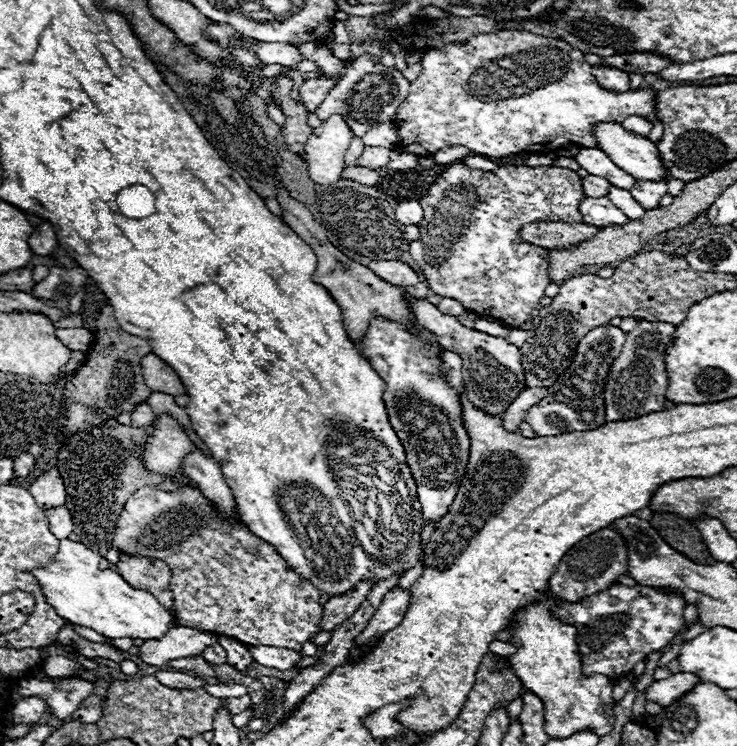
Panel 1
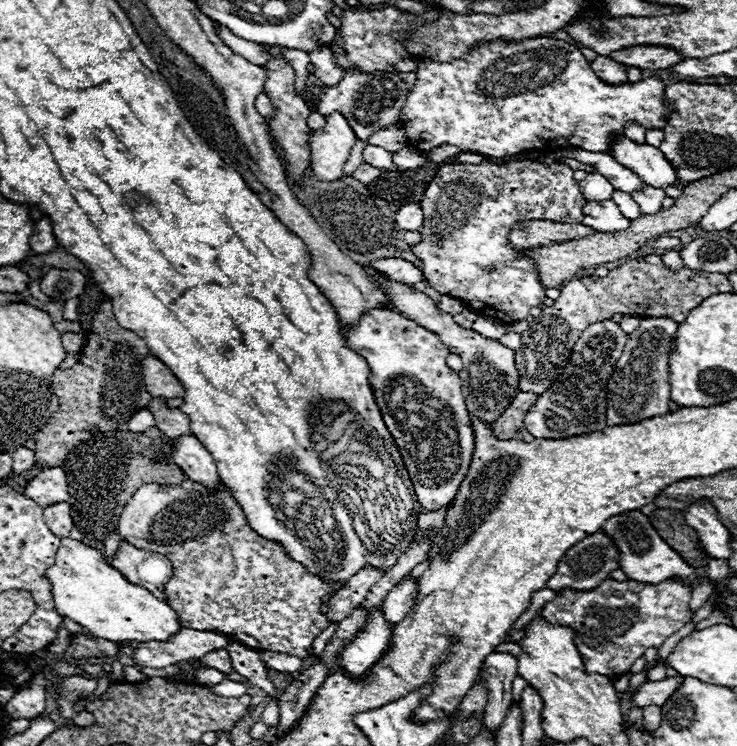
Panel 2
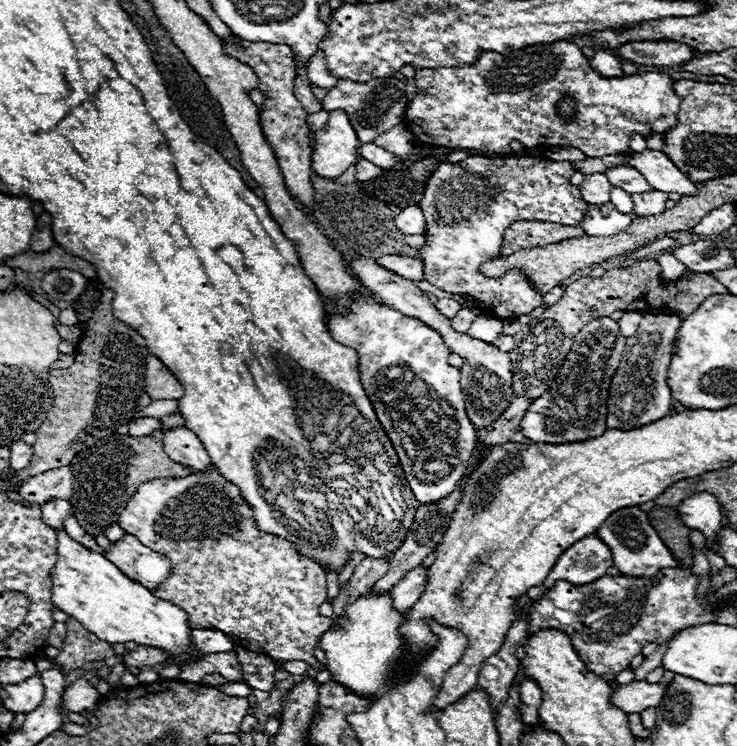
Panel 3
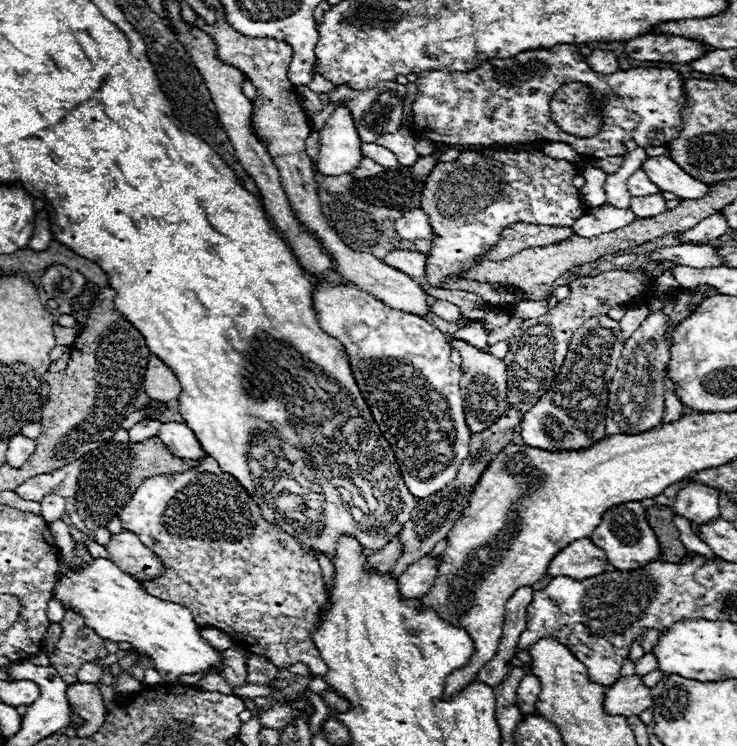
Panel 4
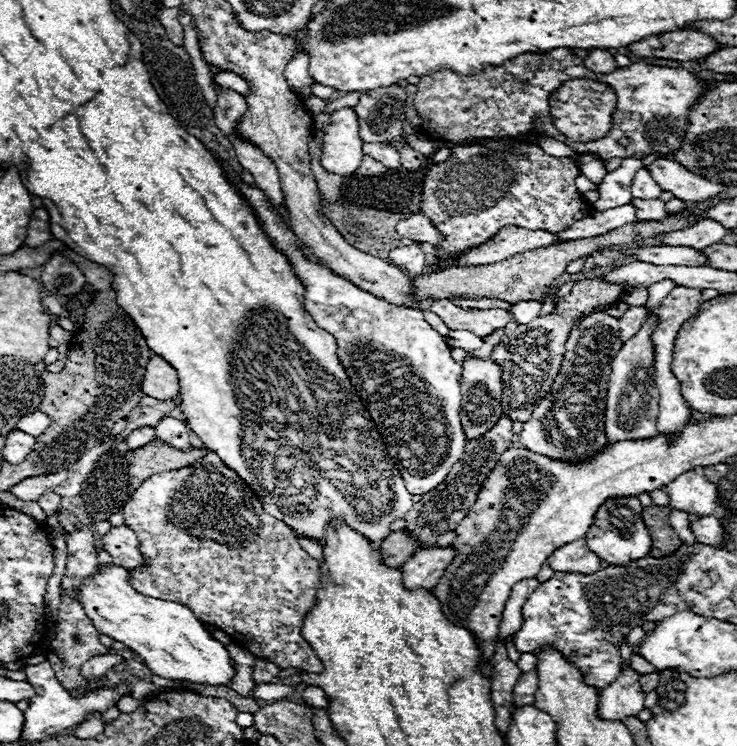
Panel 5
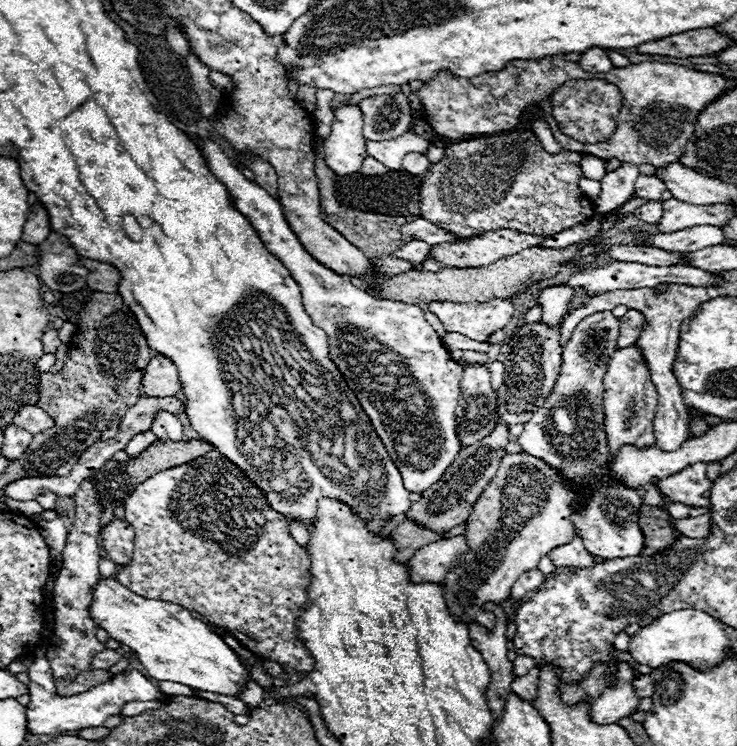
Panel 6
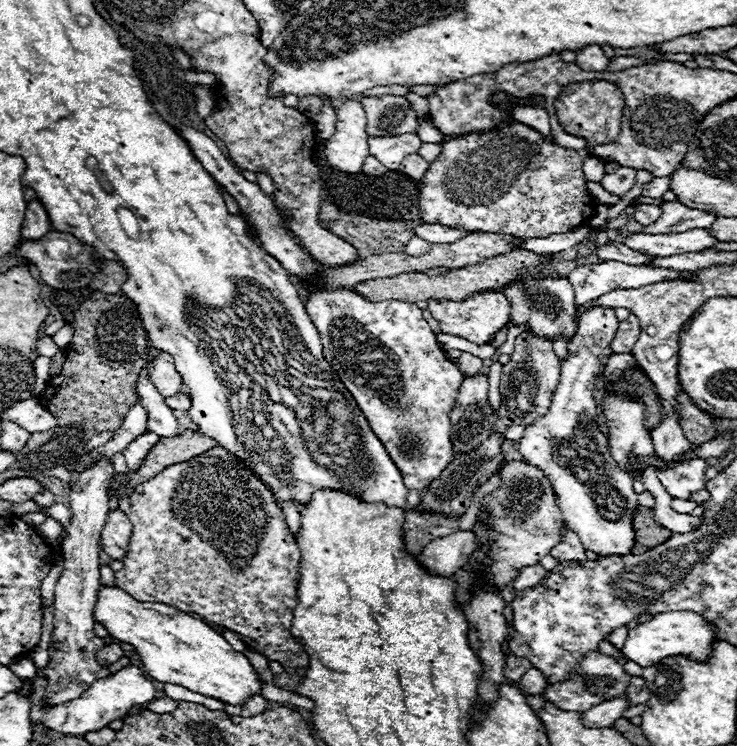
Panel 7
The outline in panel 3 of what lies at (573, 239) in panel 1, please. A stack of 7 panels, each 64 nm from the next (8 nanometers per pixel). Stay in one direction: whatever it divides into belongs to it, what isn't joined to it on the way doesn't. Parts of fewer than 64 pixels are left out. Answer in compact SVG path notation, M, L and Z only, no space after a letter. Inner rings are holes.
M514 222L506 228L500 256L510 256L524 248L536 248L546 244L556 244L568 238L582 236L582 230L578 226L560 226L560 224L542 224L542 222Z

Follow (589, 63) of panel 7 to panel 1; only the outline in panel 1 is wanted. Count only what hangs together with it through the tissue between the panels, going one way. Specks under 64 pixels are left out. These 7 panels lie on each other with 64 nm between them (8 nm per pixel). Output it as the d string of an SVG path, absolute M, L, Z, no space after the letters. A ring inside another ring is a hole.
M596 64L596 66L592 66L592 74L602 88L608 88L608 90L628 90L630 88L628 74L618 68Z

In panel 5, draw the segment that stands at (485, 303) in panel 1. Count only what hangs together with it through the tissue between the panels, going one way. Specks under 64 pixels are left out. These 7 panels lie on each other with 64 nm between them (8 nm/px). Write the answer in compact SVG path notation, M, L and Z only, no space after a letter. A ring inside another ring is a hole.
M490 138L468 146L450 148L450 158L440 164L432 164L424 176L420 210L446 234L446 242L438 246L438 260L442 268L452 266L452 258L470 246L486 242L504 226L520 226L528 230L560 232L570 228L576 220L590 216L592 206L582 198L574 180L580 176L574 158L554 158L542 152L536 142L522 138Z

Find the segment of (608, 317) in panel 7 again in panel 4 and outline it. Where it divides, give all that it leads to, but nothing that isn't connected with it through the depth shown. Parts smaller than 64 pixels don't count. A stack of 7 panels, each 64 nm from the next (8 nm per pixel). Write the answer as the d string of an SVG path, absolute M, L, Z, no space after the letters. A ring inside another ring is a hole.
M606 314L602 316L594 316L588 318L570 338L570 346L568 346L568 354L560 366L560 372L554 380L554 384L550 386L550 390L530 408L530 412L526 412L524 420L522 420L522 440L526 446L530 448L540 448L540 450L582 450L582 448L590 448L596 442L600 442L606 432L604 432L604 418L606 418L606 400L608 400L608 384L610 378L614 376L616 370L616 362L618 356L622 354L624 348L624 338L620 336L620 326L616 320L608 318ZM624 502L608 508L602 514L602 522L598 524L598 528L590 534L590 540L604 550L606 560L618 570L636 570L650 560L660 560L658 540L654 538L654 532L646 522L646 512L640 502Z

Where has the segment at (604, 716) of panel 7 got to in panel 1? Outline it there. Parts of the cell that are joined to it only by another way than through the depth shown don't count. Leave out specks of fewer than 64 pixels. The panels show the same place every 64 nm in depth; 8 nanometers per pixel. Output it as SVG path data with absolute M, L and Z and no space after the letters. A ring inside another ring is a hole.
M672 674L666 680L656 680L646 688L646 702L656 702L660 706L668 706L670 702L674 702L674 698L680 698L682 694L686 694L686 690L690 690L690 686L694 686L694 682L702 682L698 676L694 674Z

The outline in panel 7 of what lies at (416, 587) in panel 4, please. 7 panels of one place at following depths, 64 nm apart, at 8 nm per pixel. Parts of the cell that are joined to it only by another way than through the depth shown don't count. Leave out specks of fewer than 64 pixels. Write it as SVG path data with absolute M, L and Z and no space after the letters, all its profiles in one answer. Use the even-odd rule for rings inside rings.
M458 530L444 538L436 538L426 546L418 560L428 572L438 576L452 576L456 574L476 550L476 536L472 530Z

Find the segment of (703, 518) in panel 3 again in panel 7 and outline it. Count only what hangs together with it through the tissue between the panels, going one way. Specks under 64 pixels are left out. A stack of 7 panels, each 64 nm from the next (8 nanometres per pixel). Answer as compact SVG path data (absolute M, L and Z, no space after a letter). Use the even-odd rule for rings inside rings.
M686 458L678 464L658 468L656 476L672 498L686 500L694 492L704 490L706 484L704 470L706 470L706 462L702 458L690 458L690 460Z

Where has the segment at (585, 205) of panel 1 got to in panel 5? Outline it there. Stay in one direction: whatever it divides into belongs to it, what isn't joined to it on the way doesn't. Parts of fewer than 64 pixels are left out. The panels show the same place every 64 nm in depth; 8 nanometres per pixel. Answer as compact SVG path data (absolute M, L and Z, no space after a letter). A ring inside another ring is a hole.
M630 204L618 206L614 210L606 210L606 212L594 212L590 218L582 218L582 222L576 222L574 226L570 226L570 230L562 230L558 234L556 242L560 244L560 242L568 242L568 240L600 236L600 234L606 234L628 222L636 222L636 208Z

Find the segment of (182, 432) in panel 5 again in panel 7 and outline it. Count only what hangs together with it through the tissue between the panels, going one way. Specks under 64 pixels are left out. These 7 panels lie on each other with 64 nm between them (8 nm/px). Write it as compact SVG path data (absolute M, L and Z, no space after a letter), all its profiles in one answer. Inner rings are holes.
M146 340L146 366L138 374L136 394L148 412L148 430L166 438L168 434L178 434L180 426L178 426L172 410L166 406L164 396L158 394L158 390L154 388L154 384L150 380L150 362L154 360L154 352L156 352L156 348L150 344L150 340Z

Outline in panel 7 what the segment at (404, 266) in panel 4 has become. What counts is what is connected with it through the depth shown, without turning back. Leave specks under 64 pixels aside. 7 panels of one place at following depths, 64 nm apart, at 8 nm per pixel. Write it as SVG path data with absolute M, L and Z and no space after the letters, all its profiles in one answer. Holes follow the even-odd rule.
M412 236L410 242L406 244L404 252L406 252L406 254L414 254L414 256L418 256L418 254L424 254L426 250L430 250L430 248L432 248L432 242L426 242L426 240L422 240L422 238Z

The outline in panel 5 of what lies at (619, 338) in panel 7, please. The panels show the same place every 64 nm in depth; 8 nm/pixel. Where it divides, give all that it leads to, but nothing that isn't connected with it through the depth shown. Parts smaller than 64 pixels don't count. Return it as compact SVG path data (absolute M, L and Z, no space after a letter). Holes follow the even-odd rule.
M630 306L628 312L620 318L620 342L628 342L644 324L648 318L648 310L642 306Z

